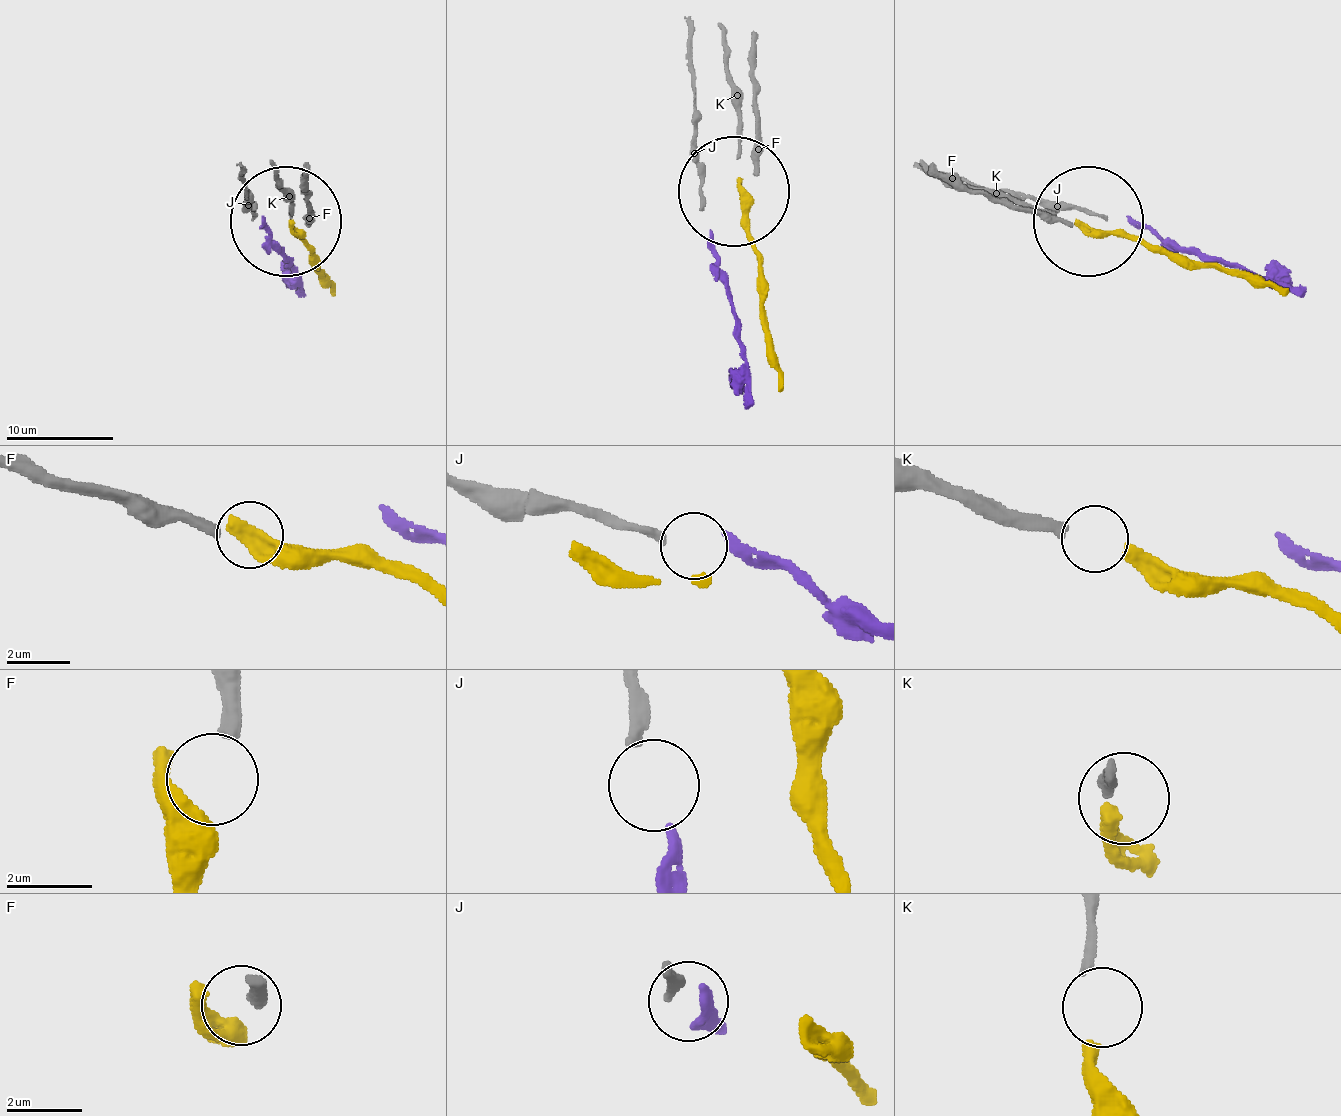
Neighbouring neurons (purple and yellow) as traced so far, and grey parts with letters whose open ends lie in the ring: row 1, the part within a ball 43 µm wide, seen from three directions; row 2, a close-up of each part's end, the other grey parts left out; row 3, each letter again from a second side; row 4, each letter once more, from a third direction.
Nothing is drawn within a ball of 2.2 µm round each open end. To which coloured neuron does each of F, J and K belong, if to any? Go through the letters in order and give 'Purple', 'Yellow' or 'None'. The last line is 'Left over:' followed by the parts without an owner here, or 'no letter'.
F: None
J: Purple
K: Yellow
Left over: F

